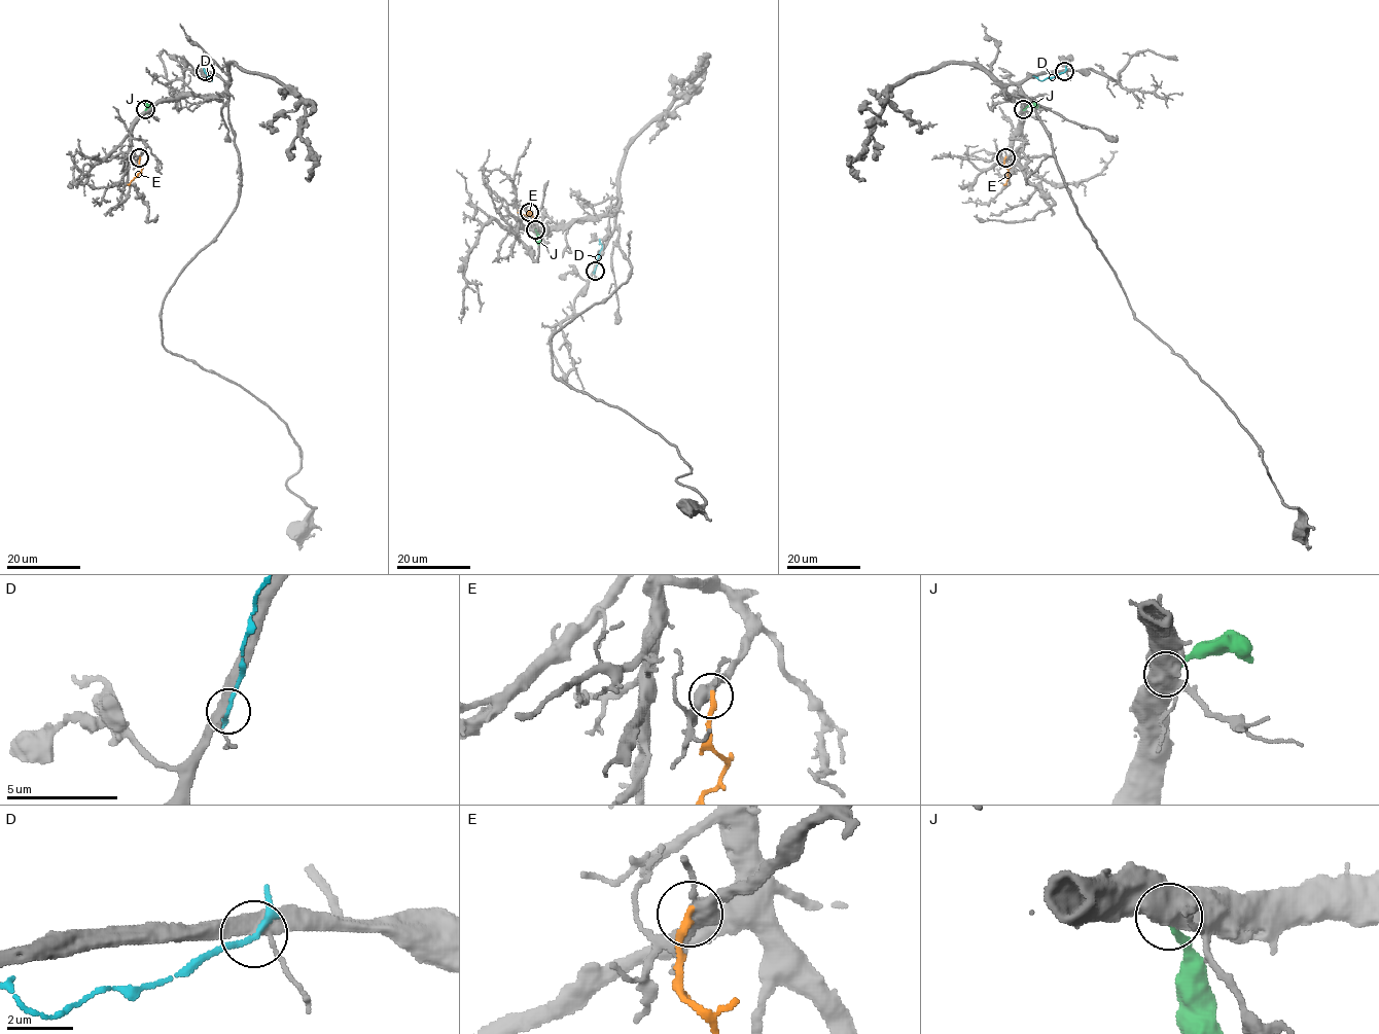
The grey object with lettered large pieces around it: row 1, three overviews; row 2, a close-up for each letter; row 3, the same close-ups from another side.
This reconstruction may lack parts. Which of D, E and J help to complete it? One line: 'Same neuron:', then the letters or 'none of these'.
Same neuron: E

